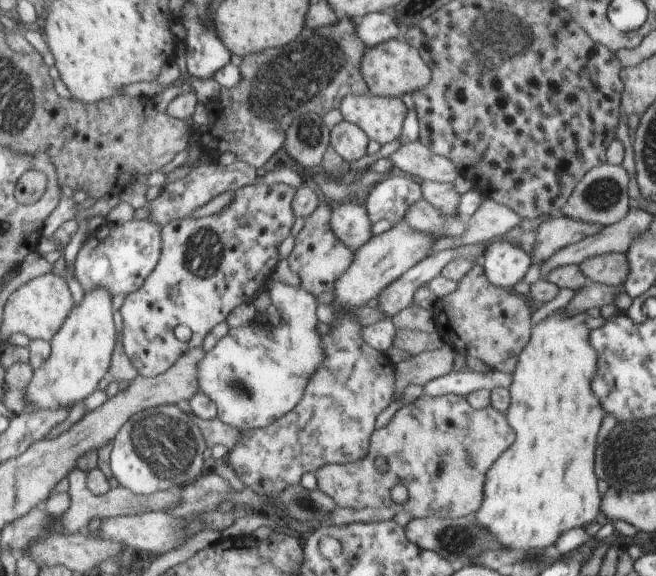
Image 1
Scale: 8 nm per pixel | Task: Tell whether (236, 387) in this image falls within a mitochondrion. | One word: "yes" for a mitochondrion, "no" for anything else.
yes

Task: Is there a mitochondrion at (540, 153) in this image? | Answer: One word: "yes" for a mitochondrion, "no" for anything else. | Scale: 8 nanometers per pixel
no

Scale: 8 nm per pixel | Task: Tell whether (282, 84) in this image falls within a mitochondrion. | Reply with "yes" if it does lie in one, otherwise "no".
yes

